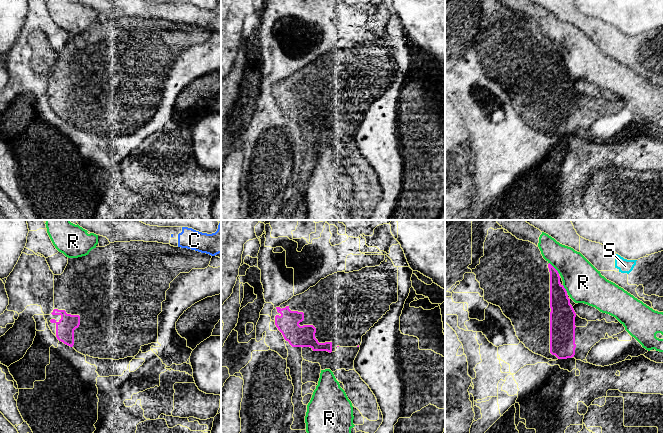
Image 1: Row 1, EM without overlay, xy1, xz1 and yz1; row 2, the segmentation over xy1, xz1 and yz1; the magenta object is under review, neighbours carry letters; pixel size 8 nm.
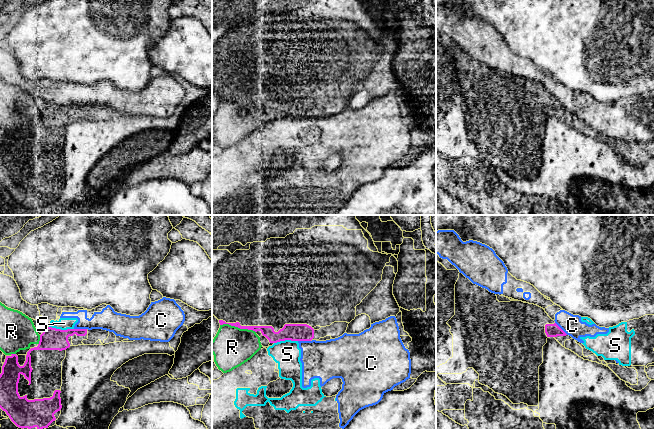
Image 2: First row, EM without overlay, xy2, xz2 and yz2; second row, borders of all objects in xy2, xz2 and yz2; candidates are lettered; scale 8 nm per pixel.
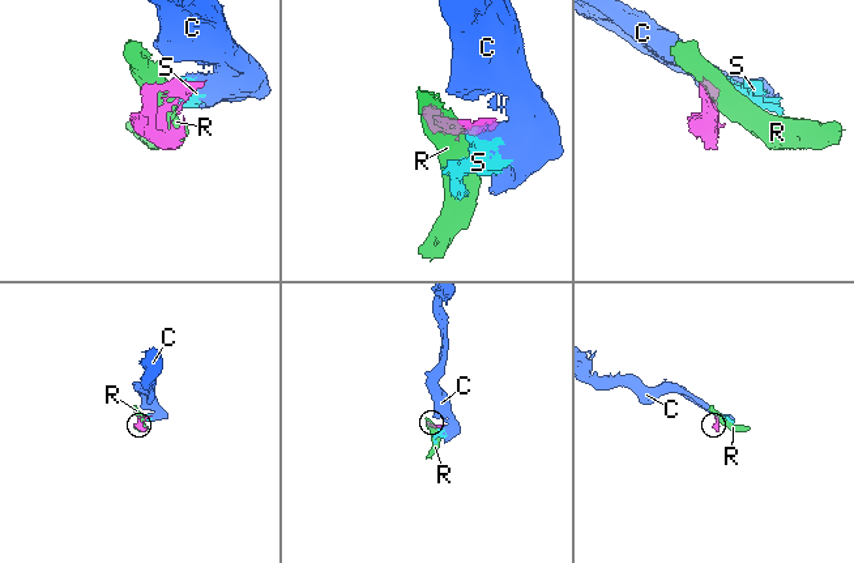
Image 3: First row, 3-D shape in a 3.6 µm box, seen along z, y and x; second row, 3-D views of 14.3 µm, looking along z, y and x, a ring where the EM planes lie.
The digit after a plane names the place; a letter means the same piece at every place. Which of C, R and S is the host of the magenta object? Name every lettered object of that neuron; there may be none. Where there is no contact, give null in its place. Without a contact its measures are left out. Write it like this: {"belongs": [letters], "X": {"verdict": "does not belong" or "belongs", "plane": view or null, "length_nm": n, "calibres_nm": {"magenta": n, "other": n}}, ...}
{"belongs": [], "C": {"verdict": "does not belong", "plane": "xy2", "length_nm": 100, "calibres_nm": {"magenta": 180, "other": 170}}, "R": {"verdict": "does not belong", "plane": "xz2", "length_nm": 300, "calibres_nm": {"magenta": 100, "other": 320}}, "S": {"verdict": "does not belong", "plane": "xy2", "length_nm": 200, "calibres_nm": {"magenta": 180, "other": 100}}}

